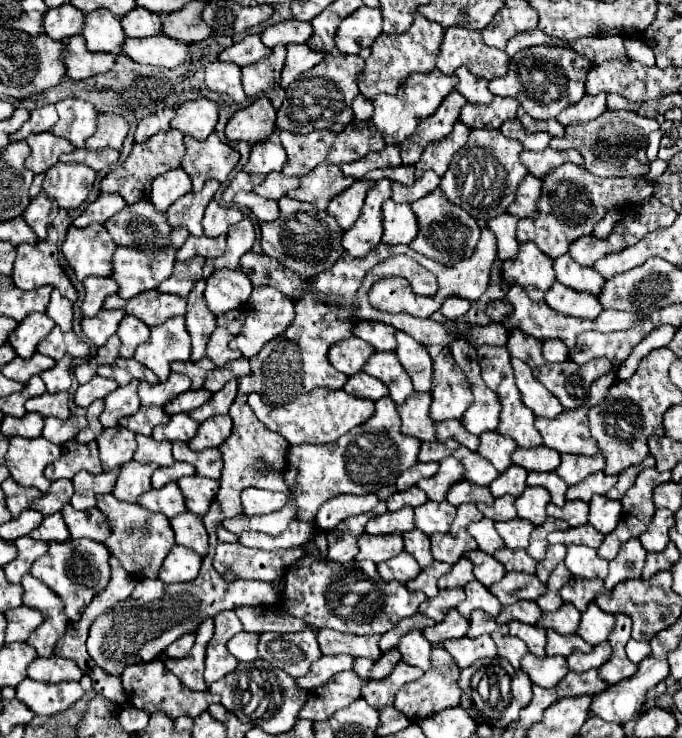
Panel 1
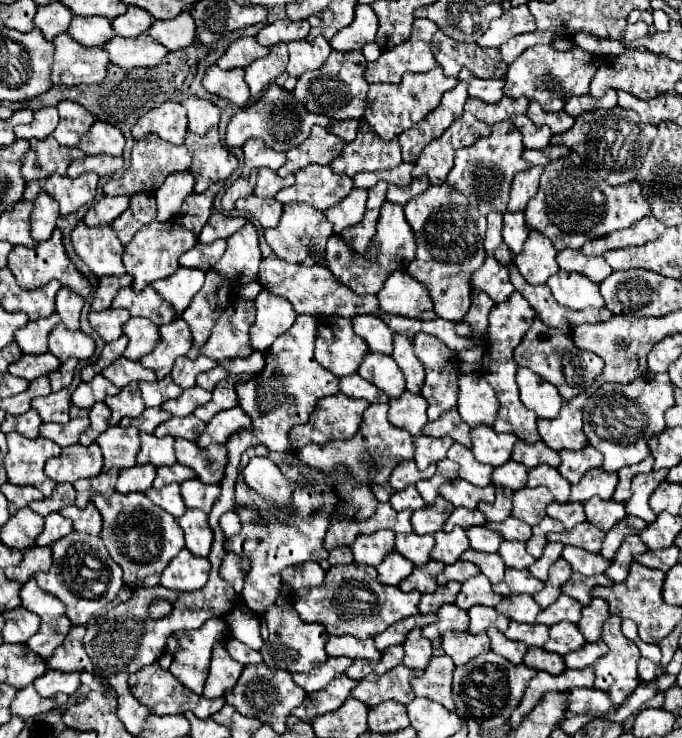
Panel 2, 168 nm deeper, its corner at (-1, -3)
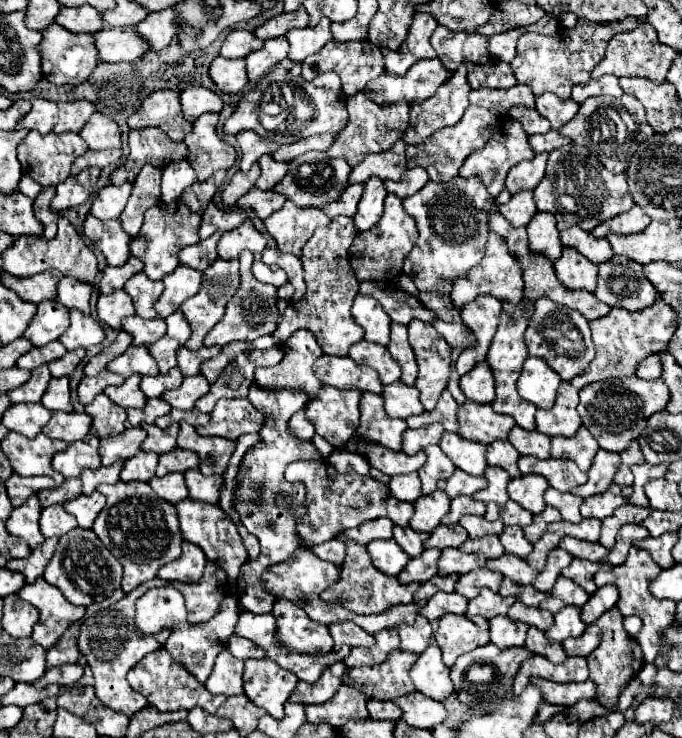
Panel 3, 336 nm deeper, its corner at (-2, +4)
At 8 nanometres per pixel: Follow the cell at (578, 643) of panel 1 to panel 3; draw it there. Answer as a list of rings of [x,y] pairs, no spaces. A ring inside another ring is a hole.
[[[564,608],[554,616],[554,626],[548,628],[546,638],[554,642],[564,642],[566,638],[578,638],[586,630],[584,622],[580,620],[580,608]]]

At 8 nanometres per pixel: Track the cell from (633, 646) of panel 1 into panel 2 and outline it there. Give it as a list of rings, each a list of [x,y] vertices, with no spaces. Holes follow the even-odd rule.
[[[639,659],[639,677],[643,679],[643,681],[653,681],[655,677],[657,677],[657,673],[655,673],[655,663],[653,661],[649,661],[649,659]]]

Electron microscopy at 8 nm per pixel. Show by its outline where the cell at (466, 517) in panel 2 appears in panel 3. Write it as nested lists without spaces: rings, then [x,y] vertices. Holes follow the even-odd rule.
[[[458,496],[452,500],[452,506],[450,506],[450,512],[444,516],[444,524],[458,524],[462,516],[468,516],[468,514],[474,514],[474,516],[484,516],[486,512],[486,504],[484,502],[476,502],[474,498],[470,496]]]

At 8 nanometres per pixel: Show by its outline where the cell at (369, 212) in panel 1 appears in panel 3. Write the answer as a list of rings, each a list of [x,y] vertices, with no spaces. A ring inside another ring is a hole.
[[[372,178],[364,184],[364,194],[358,204],[358,212],[354,216],[354,226],[362,230],[370,230],[374,224],[378,224],[382,210],[384,210],[384,198],[386,198],[386,188],[380,178]]]

